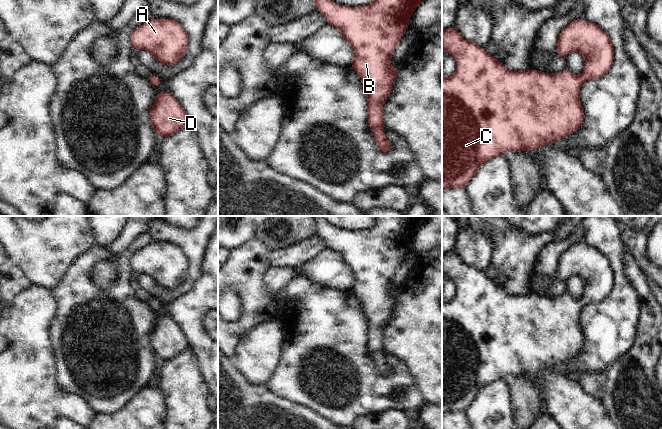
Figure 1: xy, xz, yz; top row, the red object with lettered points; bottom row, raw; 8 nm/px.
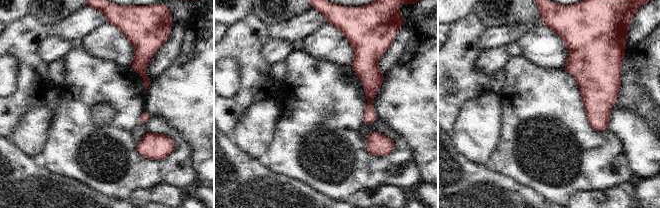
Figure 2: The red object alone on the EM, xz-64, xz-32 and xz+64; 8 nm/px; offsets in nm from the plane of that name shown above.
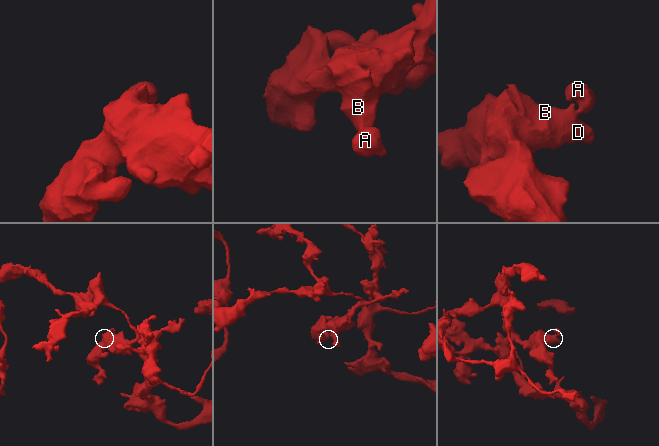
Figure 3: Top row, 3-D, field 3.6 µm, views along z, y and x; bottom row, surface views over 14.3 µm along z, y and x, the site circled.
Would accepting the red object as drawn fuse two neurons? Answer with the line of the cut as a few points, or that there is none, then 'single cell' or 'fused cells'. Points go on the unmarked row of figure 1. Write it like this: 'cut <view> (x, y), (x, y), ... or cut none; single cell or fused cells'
cut none; single cell

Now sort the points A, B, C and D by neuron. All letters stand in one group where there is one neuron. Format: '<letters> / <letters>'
A B C D

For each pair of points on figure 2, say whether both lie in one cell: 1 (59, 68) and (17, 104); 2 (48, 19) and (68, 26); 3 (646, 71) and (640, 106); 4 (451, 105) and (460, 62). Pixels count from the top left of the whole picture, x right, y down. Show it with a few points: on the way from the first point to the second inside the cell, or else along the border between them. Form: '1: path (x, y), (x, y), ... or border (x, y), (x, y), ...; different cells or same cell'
1: border (48, 64), (48, 75), (53, 86); different cells
2: border (77, 11), (49, 26); different cells
3: border (634, 67), (643, 93), (649, 99); different cells
4: path (460, 94), (460, 73); same cell

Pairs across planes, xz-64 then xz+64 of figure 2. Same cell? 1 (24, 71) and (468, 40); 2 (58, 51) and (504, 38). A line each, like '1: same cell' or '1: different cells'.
1: same cell
2: different cells

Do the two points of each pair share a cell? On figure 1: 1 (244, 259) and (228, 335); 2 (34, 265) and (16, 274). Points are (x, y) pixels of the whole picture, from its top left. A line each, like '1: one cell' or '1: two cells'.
1: one cell
2: two cells

